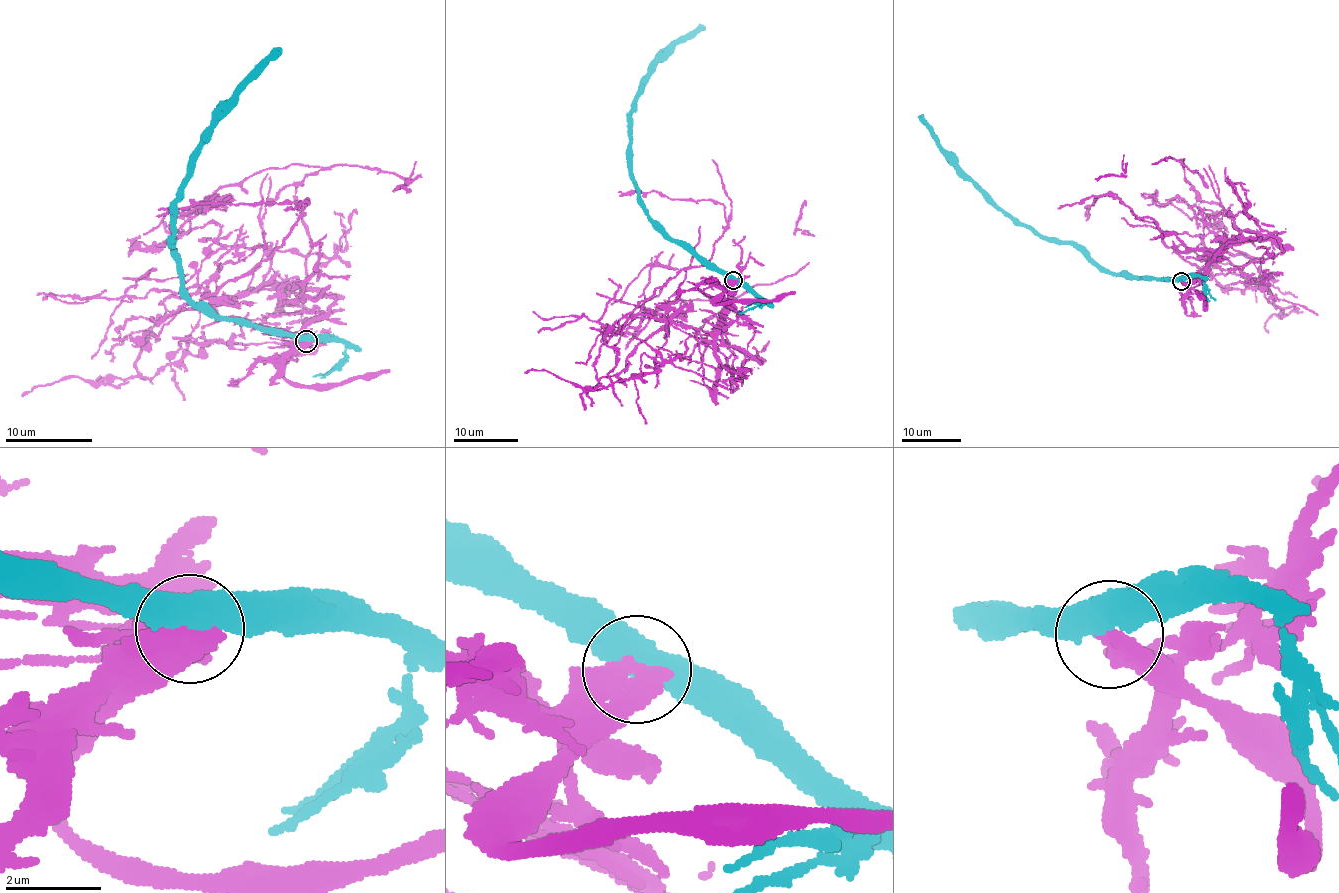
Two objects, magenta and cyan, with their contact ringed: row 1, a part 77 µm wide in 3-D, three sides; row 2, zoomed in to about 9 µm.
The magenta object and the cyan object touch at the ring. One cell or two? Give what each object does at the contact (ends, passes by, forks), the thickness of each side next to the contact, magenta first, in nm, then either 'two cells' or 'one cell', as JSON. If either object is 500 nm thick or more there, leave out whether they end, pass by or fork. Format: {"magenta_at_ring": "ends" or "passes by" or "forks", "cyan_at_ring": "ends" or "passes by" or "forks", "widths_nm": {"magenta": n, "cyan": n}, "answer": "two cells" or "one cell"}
{"widths_nm": {"magenta": 600, "cyan": 550}, "answer": "two cells"}

